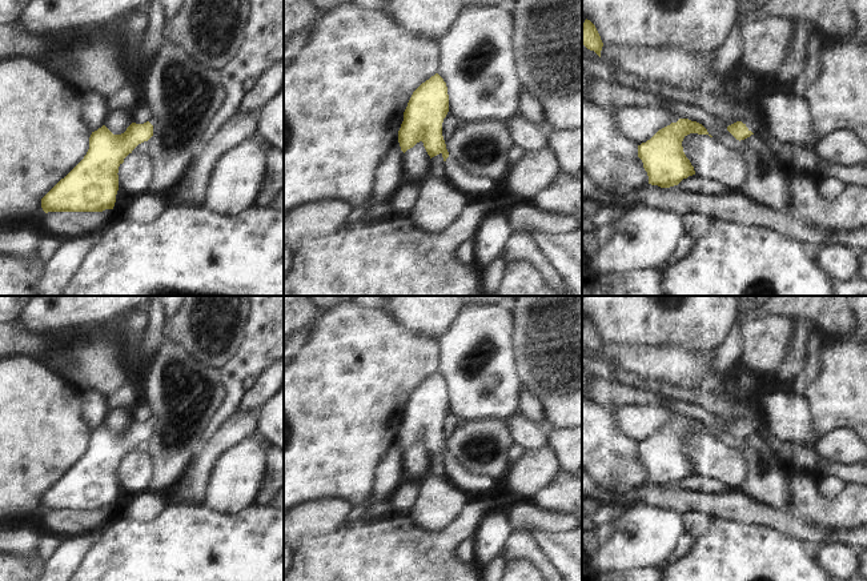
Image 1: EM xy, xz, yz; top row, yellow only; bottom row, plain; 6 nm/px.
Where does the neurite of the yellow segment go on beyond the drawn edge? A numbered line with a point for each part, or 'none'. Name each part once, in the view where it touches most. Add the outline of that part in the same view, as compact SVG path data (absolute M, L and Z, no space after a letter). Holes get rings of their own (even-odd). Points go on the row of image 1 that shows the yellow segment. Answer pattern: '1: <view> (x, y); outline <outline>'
1: yz (755, 119); outline M756 104L748 105L747 113L748 113L748 117L742 123L748 128L748 131L755 133L759 127L764 127L763 115Z

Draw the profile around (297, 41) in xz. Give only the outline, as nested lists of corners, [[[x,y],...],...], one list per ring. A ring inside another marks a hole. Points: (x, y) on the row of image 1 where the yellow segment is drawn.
[[[301,33],[289,40],[284,48],[284,68],[294,59],[300,48],[308,41],[309,35]]]

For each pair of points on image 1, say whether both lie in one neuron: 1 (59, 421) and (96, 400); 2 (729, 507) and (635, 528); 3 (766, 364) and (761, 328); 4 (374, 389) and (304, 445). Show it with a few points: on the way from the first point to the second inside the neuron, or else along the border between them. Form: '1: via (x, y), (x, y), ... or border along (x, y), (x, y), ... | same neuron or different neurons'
1: border along (83, 392), (81, 413), (92, 429) | different neurons
2: border along (653, 507), (673, 509), (682, 516) | different neurons
3: via (762, 355), (761, 337) | same neuron
4: via (357, 392), (321, 428) | same neuron

